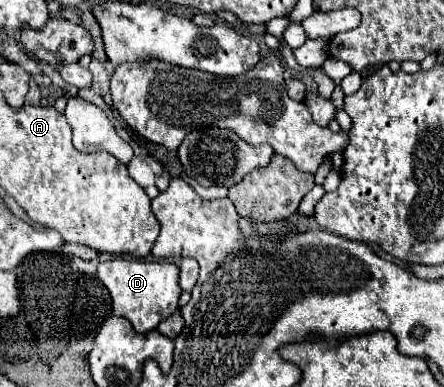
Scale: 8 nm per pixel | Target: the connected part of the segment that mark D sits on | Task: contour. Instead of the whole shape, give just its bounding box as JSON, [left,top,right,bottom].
[98,258,180,332]

